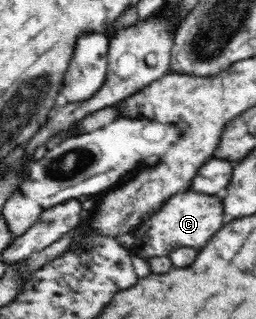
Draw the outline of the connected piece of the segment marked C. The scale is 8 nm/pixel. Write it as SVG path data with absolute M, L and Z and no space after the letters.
M181 192L169 197L159 211L149 216L133 232L131 253L145 260L157 256L167 256L177 247L205 247L205 243L223 227L223 202L221 195L209 195L193 192Z

